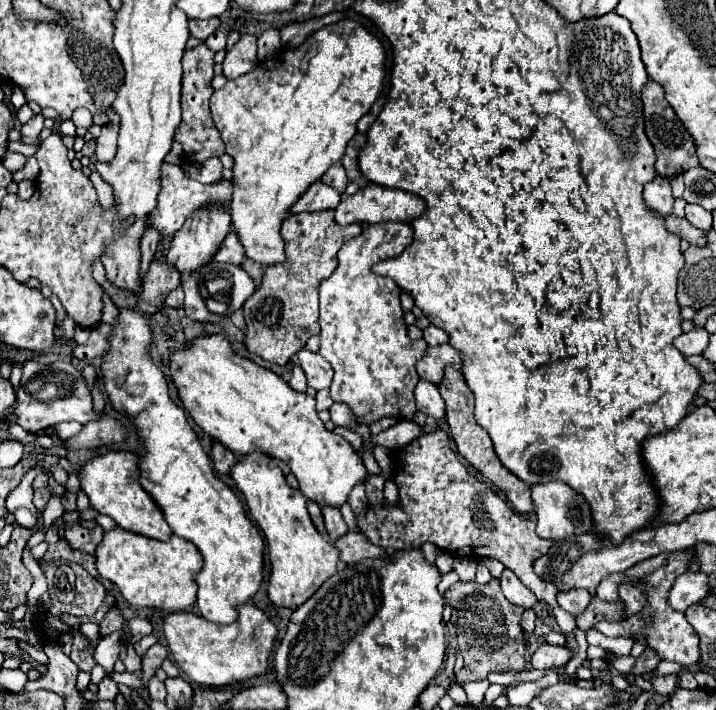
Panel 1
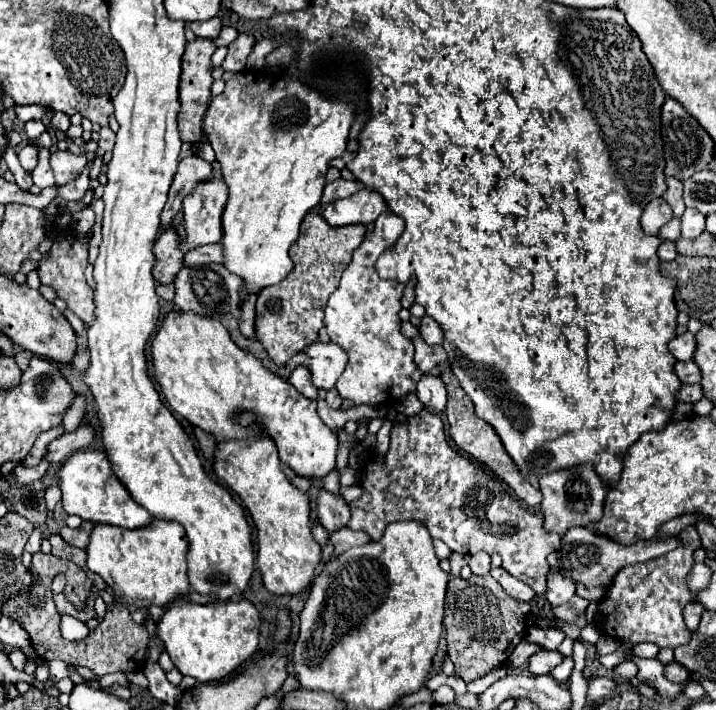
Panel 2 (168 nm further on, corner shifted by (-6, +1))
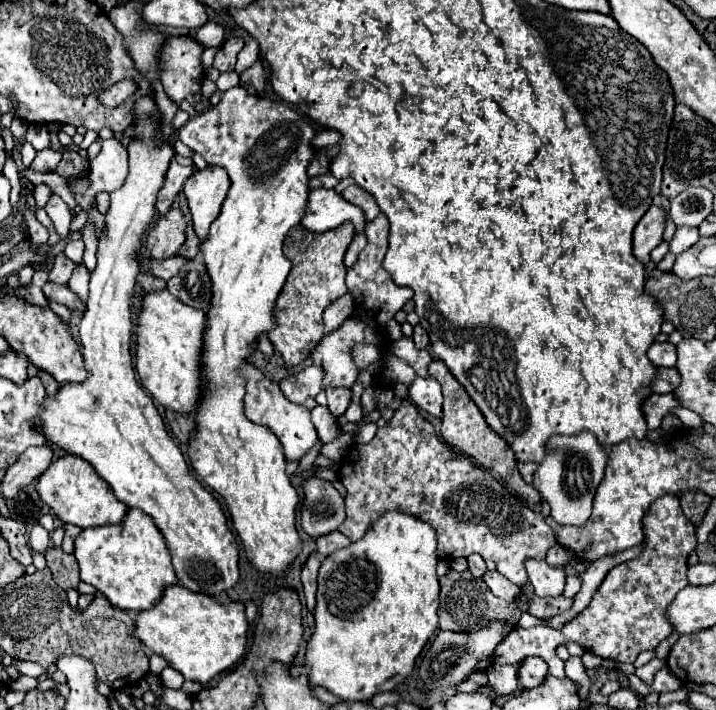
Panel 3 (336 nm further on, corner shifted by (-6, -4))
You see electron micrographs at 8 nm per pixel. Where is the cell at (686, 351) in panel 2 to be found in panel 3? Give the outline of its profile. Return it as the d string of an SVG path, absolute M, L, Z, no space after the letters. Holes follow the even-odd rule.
M670 342L652 344L650 350L646 352L646 356L648 356L648 360L650 360L654 366L658 366L658 368L662 368L662 366L672 368L674 362L676 362L676 346L672 346Z

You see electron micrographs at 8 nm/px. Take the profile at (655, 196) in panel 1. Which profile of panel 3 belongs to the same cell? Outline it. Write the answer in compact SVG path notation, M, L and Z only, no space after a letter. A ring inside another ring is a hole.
M650 206L648 212L642 216L642 220L636 224L632 250L642 264L650 262L650 252L662 242L664 222L666 222L666 210L662 206Z

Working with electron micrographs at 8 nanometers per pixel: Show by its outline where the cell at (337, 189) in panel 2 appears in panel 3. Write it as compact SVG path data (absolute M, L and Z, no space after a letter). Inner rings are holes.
M350 186L350 188L346 188L346 190L342 192L342 196L364 212L366 222L374 220L374 218L380 214L380 208L378 208L376 200L374 200L368 192L364 192L360 186Z

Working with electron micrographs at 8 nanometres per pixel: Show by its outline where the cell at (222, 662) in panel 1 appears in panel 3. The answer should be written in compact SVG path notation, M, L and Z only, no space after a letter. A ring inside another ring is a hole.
M172 584L164 588L156 606L136 616L132 636L146 644L150 652L162 656L172 668L182 672L186 680L206 684L244 656L246 632L248 622L242 602L220 604L212 596L190 592L180 584Z

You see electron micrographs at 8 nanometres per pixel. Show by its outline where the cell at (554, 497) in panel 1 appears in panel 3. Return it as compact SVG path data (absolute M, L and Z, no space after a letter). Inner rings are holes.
M580 432L574 436L552 436L546 442L546 456L538 464L534 472L532 486L542 494L542 498L550 504L550 516L558 524L582 526L588 522L592 514L594 490L604 478L604 468L608 462L608 454L604 446L590 432Z

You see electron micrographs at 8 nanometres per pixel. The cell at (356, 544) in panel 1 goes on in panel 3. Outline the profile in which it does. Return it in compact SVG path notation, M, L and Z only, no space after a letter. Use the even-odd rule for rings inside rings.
M336 530L336 532L330 532L330 534L324 534L324 536L316 538L316 552L318 552L318 556L326 558L336 550L346 548L348 544L350 544L350 540Z

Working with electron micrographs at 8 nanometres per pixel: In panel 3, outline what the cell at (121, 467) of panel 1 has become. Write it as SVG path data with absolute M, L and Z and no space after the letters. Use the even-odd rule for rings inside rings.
M72 454L60 456L58 460L50 462L50 466L38 476L36 492L40 500L48 504L62 522L70 522L80 528L118 524L126 516L126 504L122 504L114 496L108 482L98 478L98 474L94 474L94 470L90 470L90 466L82 462L82 458Z

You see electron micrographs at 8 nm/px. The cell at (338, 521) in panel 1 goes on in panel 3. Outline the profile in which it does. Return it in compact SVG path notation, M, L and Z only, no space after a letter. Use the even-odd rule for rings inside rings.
M308 478L302 482L304 500L300 504L300 526L312 538L334 532L346 518L344 514L344 498L338 490L322 480Z

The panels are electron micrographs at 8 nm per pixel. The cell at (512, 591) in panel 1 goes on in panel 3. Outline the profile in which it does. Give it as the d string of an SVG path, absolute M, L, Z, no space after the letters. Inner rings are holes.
M496 570L494 572L486 572L482 576L482 580L488 584L490 592L506 602L514 602L514 598L520 594L520 586L512 584L508 578L504 578L502 574L498 574Z

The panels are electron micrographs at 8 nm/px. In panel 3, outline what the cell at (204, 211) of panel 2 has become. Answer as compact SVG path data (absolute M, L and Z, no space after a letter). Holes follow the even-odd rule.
M208 164L204 170L196 170L186 180L184 194L188 198L194 230L200 240L206 238L210 224L218 218L228 188L230 188L230 178L226 170L216 164Z

